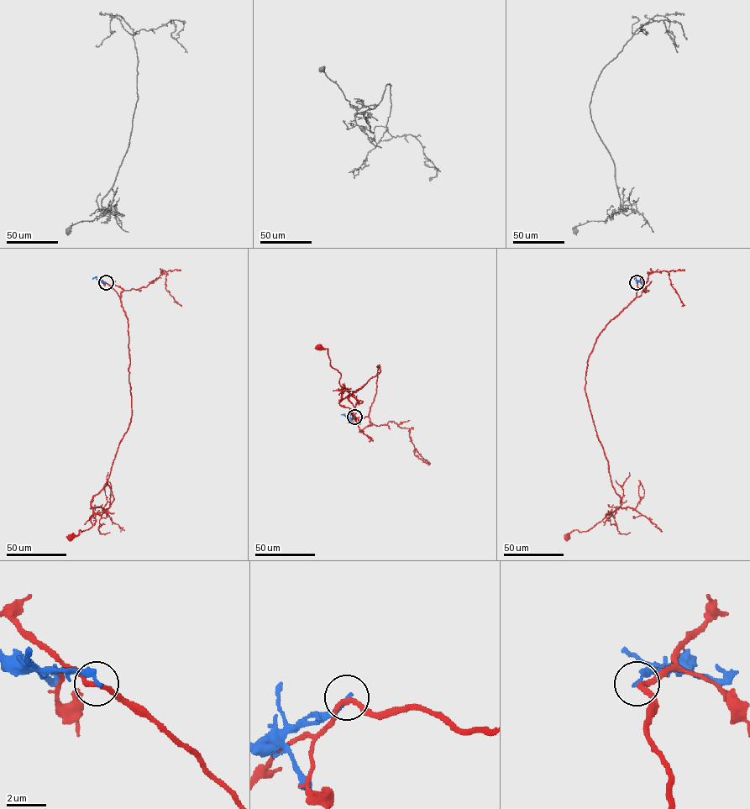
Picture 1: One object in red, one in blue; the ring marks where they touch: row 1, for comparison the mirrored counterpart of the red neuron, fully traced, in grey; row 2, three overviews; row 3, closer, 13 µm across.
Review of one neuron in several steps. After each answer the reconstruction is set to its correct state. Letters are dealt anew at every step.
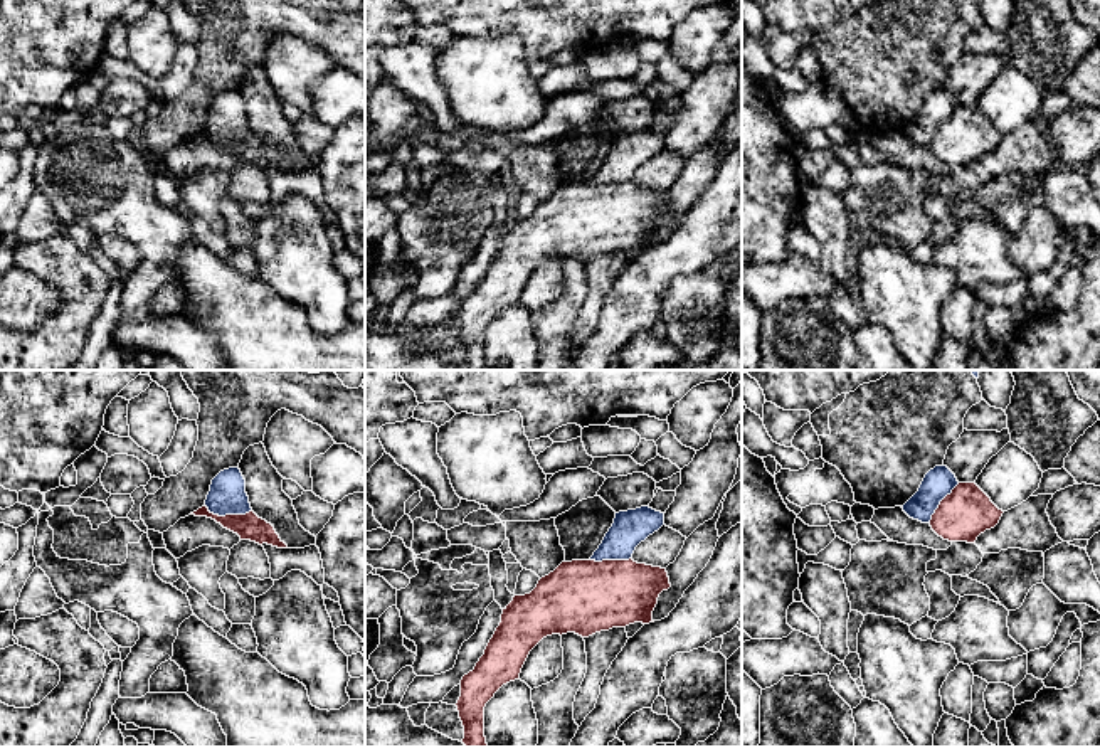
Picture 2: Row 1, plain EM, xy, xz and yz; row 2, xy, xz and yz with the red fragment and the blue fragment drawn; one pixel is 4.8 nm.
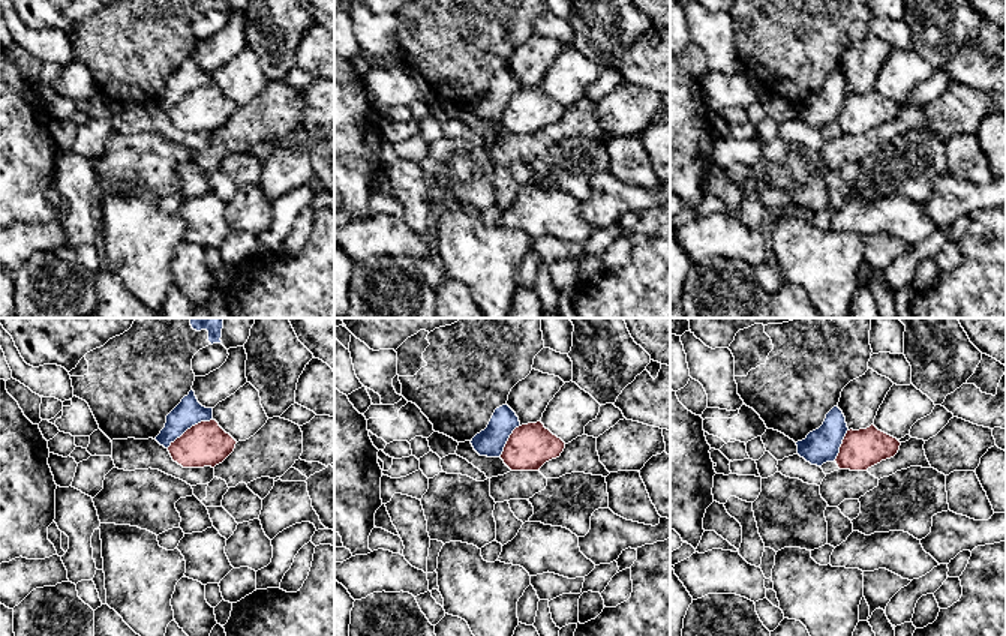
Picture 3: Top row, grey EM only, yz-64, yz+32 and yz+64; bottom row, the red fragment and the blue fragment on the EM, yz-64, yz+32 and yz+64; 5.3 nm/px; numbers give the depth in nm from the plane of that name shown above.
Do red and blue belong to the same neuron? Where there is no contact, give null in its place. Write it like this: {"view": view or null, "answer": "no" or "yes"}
{"view": "xy", "answer": "no"}

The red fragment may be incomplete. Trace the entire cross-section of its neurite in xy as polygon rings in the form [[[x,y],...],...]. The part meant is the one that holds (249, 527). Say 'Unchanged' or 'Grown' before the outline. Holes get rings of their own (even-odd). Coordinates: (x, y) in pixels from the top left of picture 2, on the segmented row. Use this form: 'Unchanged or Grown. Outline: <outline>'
Unchanged. Outline: [[[202,506],[190,515],[212,518],[224,528],[237,533],[241,540],[251,540],[259,545],[267,543],[278,548],[288,548],[288,545],[276,533],[274,527],[266,520],[259,518],[252,510],[246,515],[219,517],[210,513],[207,506]]]

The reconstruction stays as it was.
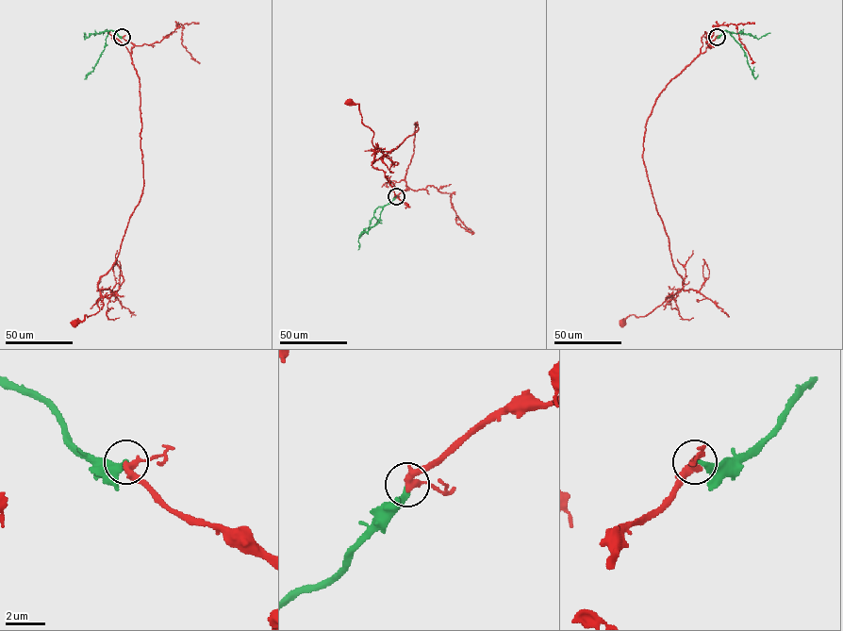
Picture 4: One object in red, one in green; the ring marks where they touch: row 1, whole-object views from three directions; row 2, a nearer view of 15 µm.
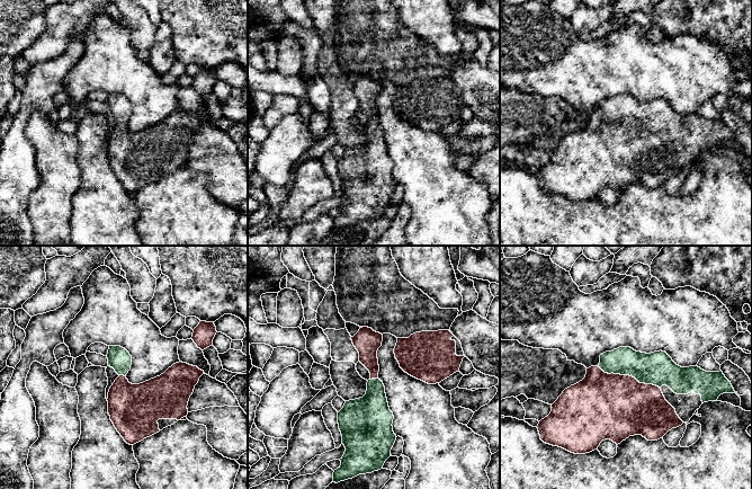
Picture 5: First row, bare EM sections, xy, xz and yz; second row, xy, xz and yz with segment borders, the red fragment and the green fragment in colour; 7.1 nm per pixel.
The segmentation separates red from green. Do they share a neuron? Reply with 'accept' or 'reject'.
accept

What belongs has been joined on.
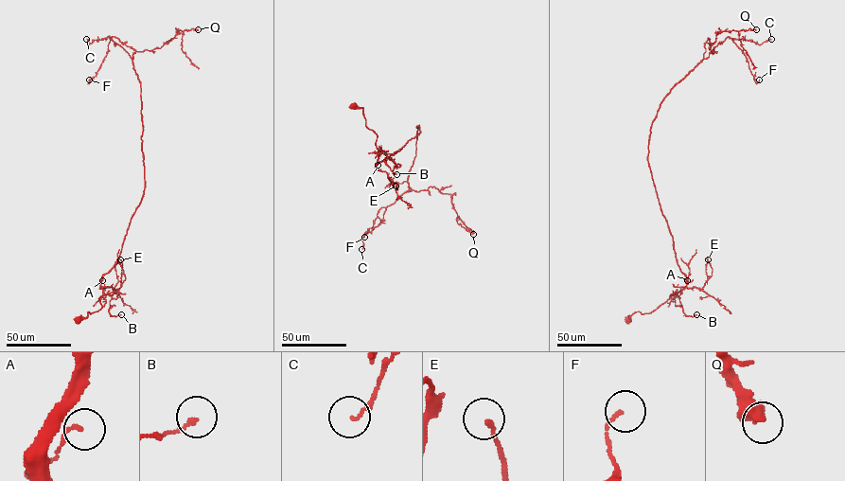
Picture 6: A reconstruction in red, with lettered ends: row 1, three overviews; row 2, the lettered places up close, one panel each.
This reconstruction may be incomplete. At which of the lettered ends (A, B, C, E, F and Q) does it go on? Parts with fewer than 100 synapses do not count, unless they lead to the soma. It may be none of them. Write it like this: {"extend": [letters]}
{"extend": []}

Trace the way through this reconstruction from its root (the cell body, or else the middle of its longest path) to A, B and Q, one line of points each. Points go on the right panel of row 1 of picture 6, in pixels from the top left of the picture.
A: (628, 320), (635, 312), (653, 311), (682, 290), (687, 280)
B: (628, 320), (635, 312), (653, 311), (676, 293), (683, 313), (687, 316), (696, 314)
Q: (628, 320), (653, 311), (686, 285), (647, 160), (660, 104), (713, 51), (709, 47), (717, 34), (756, 29)

